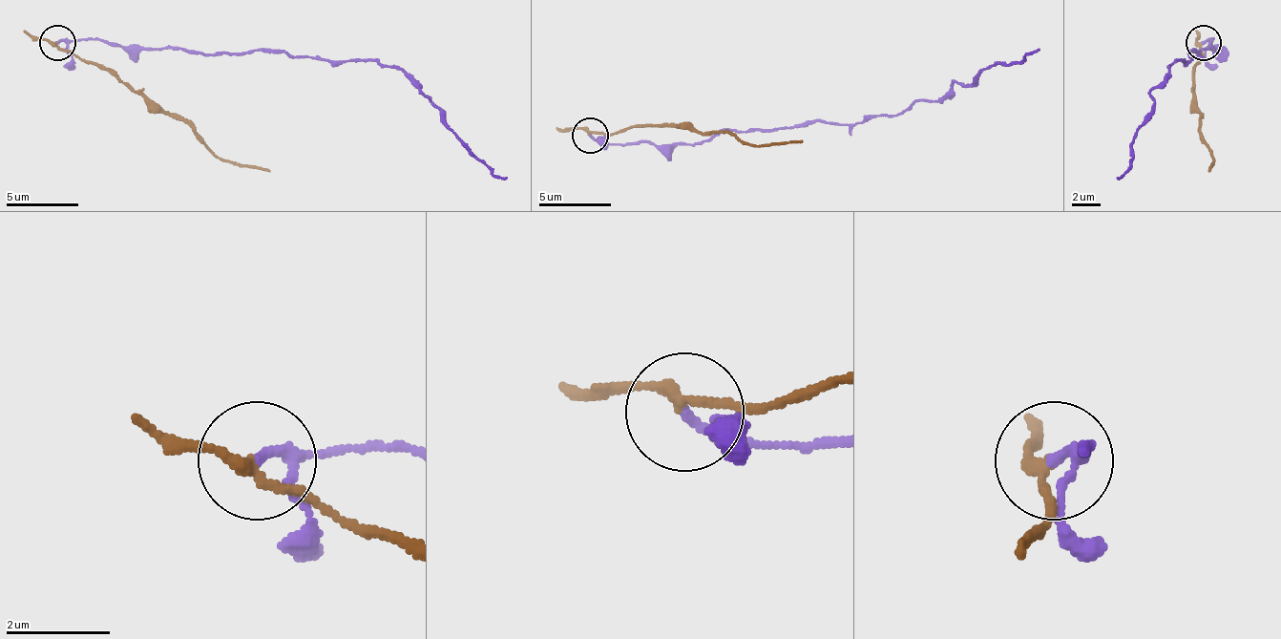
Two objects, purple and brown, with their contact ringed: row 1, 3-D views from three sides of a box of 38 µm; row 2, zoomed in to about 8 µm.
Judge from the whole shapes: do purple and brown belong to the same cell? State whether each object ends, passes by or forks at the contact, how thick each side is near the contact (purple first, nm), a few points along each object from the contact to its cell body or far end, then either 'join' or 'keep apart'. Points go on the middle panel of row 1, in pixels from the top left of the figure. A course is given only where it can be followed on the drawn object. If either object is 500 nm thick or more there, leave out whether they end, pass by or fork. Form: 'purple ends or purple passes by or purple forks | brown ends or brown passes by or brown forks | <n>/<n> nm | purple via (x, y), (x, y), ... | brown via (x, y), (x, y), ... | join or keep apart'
purple passes by | brown passes by | 160/190 nm | purple via (589, 136), (676, 147), (733, 129), (902, 115), (916, 100), (955, 82), (970, 86), (988, 68), (1039, 50) | brown via (589, 136), (643, 125), (686, 125), (697, 133), (733, 133), (758, 147), (801, 139) | keep apart

